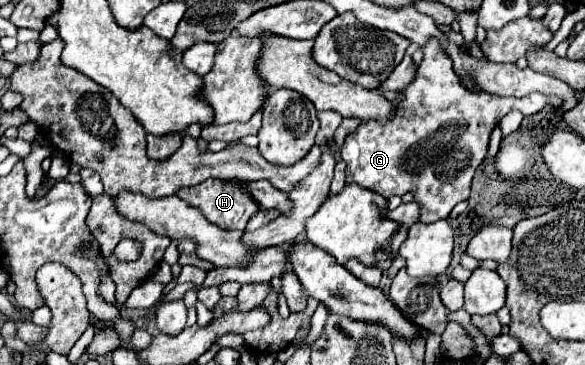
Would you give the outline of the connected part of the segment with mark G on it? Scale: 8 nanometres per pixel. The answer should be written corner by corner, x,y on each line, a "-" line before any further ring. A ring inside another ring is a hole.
426,41
420,49
424,53
422,65
416,79
404,89
404,101
394,101
394,119
388,123
362,121
358,131
344,139
340,155
348,165
346,183
372,189
386,199
410,191
422,205
420,221
426,223
446,219
456,203
468,199
474,171
486,157
490,133
506,113
522,109
524,115
532,115
548,103
560,107
560,101
548,101
540,93
522,99
470,93
460,85
442,45

